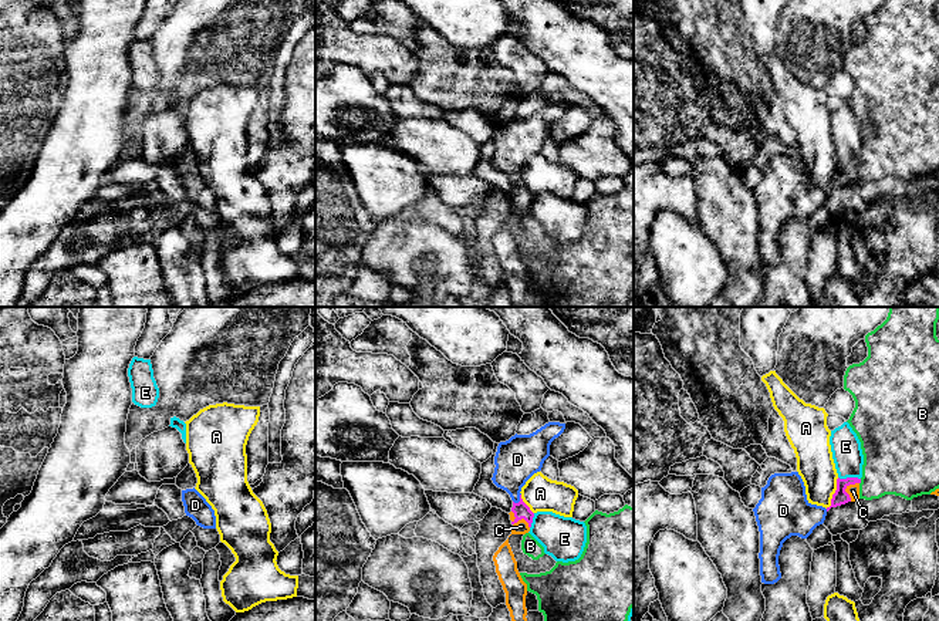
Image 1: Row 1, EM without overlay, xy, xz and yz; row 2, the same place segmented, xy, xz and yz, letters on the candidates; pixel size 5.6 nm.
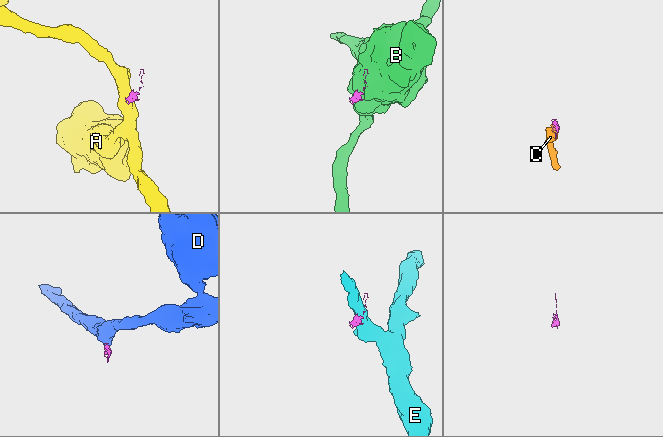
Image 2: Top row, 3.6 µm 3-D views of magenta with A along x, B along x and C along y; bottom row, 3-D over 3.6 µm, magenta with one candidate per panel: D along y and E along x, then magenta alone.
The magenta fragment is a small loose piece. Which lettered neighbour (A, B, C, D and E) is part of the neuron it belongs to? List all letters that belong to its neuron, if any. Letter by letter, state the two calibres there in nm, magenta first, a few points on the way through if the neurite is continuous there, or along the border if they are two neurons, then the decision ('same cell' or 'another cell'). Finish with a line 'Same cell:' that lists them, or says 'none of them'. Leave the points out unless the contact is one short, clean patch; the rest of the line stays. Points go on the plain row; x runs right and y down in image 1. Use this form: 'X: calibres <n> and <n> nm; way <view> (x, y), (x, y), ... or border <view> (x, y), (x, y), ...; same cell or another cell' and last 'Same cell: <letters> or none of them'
A: calibres 80 and 200 nm; border yz (838, 159), (831, 185), (826, 189); another cell
B: calibres 80 and 380 nm; border yz (861, 161), (860, 165); another cell
C: calibres 90 and 80 nm; same cell
D: calibres 90 and 240 nm; way xz (522, 192), (520, 181), (517, 141); same cell
E: calibres 80 and 170 nm; border yz (838, 158), (860, 161); another cell
Same cell: C, D

